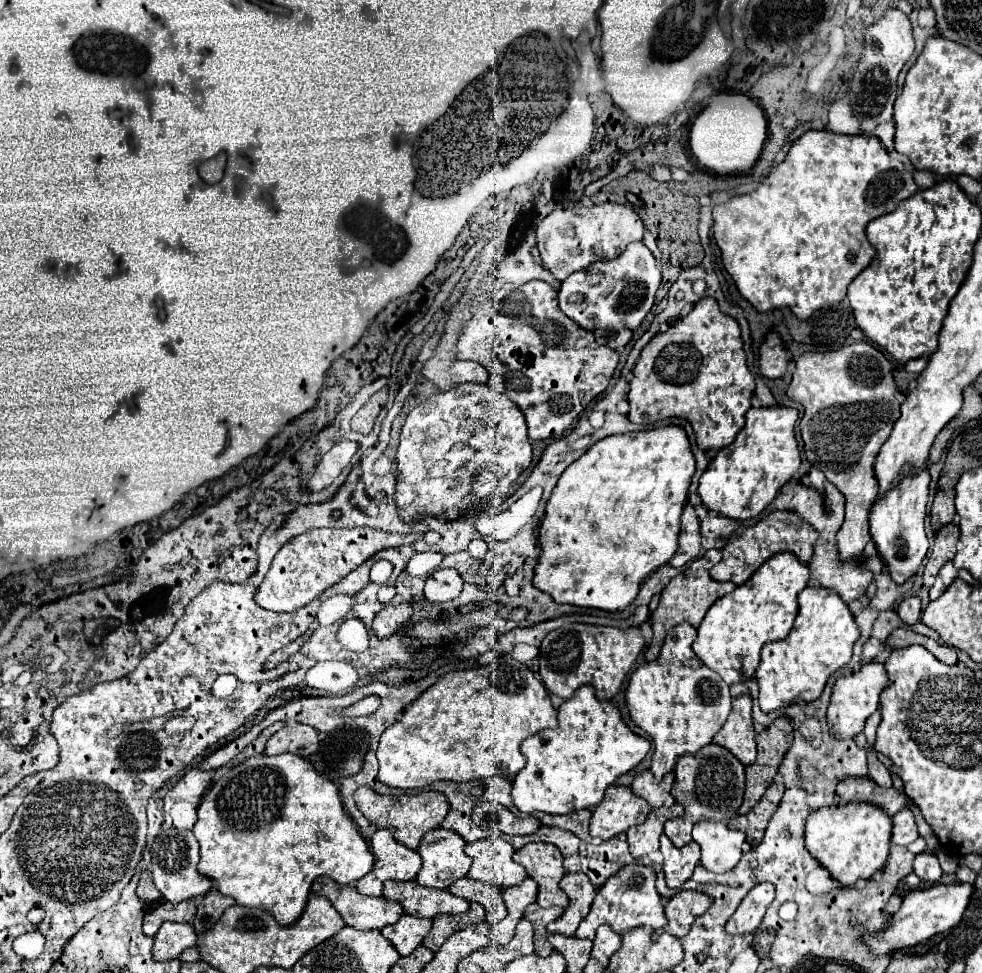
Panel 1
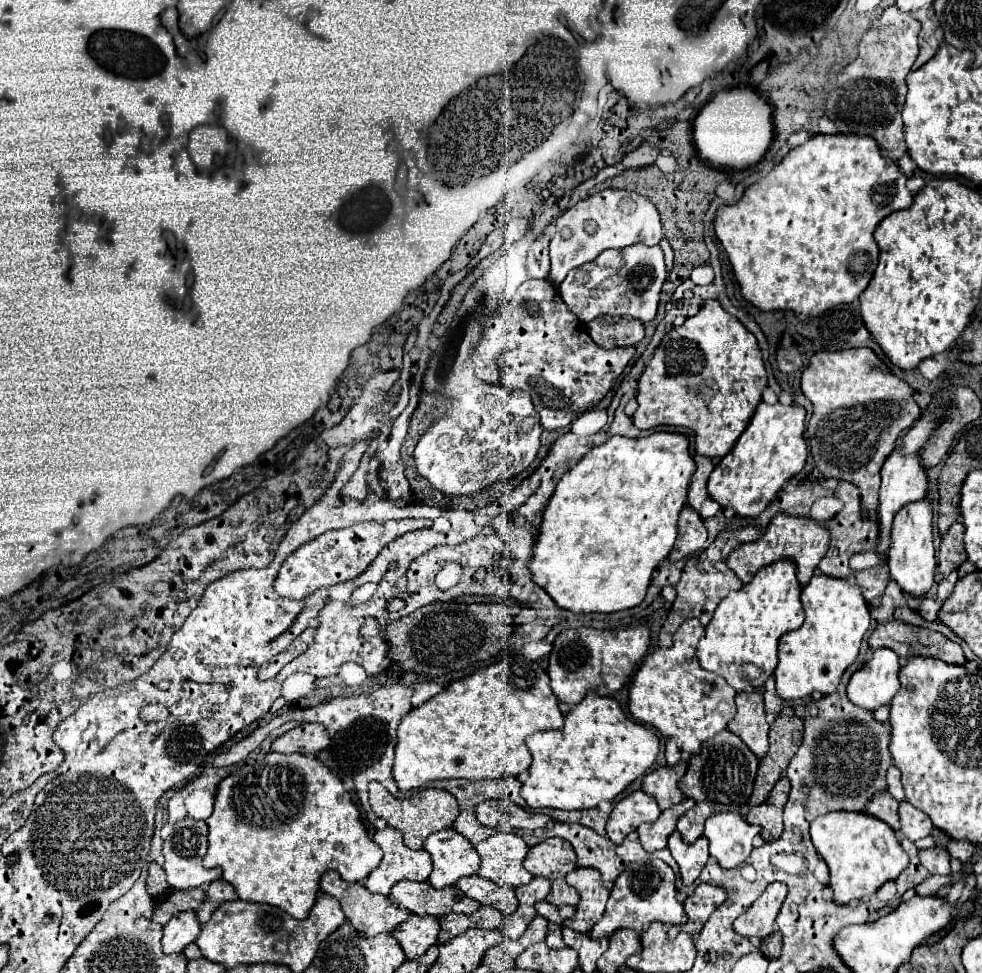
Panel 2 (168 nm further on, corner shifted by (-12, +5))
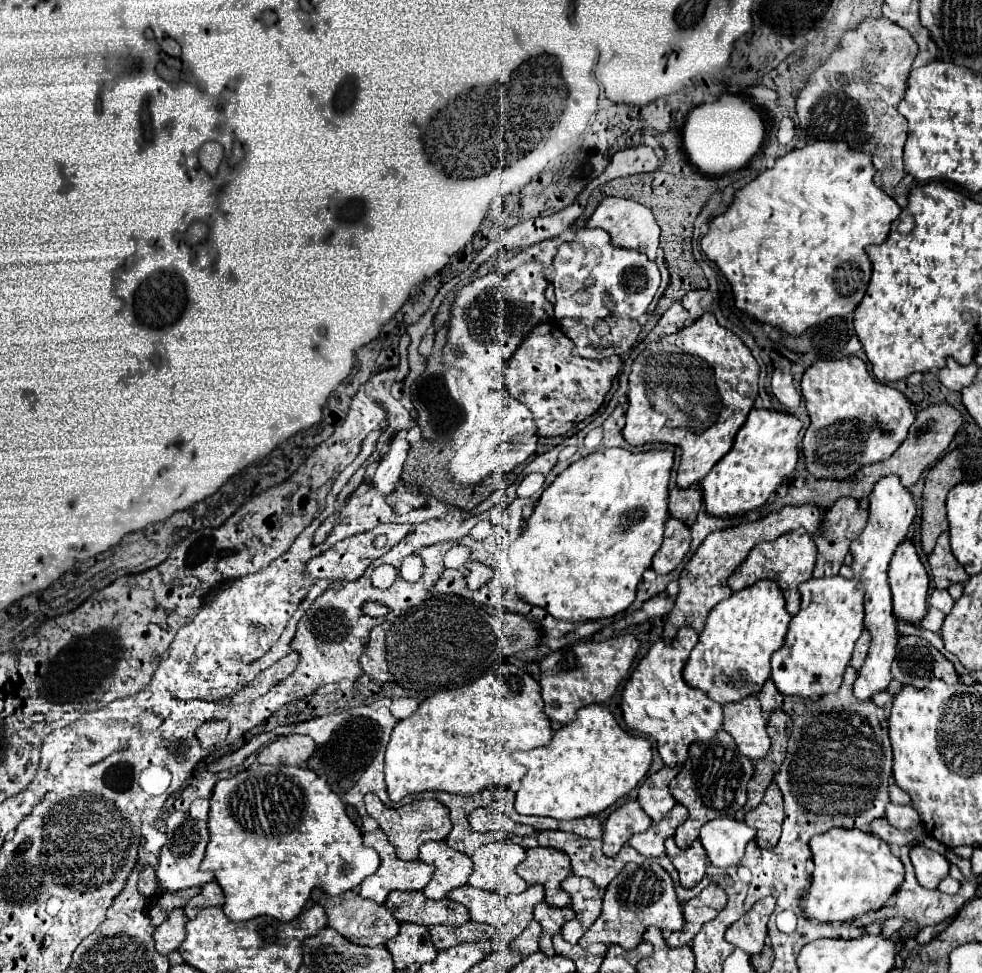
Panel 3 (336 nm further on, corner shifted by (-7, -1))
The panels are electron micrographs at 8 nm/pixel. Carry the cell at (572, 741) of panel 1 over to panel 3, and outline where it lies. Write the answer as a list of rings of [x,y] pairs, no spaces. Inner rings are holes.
[[[604,705],[578,709],[576,719],[558,729],[542,749],[518,751],[520,763],[528,769],[516,793],[516,811],[554,819],[578,819],[596,815],[628,795],[652,765],[648,739],[624,731]]]

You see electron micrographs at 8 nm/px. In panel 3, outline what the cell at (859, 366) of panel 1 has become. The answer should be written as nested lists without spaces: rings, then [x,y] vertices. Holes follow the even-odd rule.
[[[842,357],[836,361],[818,361],[810,365],[802,377],[802,395],[812,419],[802,439],[802,451],[806,457],[806,469],[816,479],[854,479],[860,467],[888,459],[906,439],[908,429],[914,423],[912,403],[894,387],[874,381],[868,365],[860,357]]]

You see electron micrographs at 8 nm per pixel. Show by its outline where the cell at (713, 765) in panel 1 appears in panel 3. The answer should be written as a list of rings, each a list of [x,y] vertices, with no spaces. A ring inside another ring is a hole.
[[[718,731],[712,741],[706,743],[692,743],[688,749],[688,759],[678,773],[678,777],[670,783],[670,793],[688,809],[688,819],[678,825],[674,839],[680,849],[686,849],[690,843],[698,839],[700,827],[716,817],[734,817],[746,805],[746,787],[752,777],[754,765],[748,757],[744,757],[738,749],[734,739],[726,731]]]

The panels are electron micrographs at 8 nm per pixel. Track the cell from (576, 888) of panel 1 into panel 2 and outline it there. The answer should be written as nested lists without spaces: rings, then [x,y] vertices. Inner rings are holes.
[[[577,867],[567,875],[567,883],[577,889],[581,901],[577,905],[577,913],[571,919],[565,919],[565,927],[571,927],[579,933],[589,933],[591,927],[603,917],[609,891],[605,889],[603,879],[595,869]]]

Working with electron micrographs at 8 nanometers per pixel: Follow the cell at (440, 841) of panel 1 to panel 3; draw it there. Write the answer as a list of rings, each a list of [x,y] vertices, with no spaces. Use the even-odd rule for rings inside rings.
[[[426,841],[420,847],[420,859],[436,867],[430,883],[424,887],[428,899],[444,899],[454,887],[464,885],[472,873],[472,859],[444,841]]]

